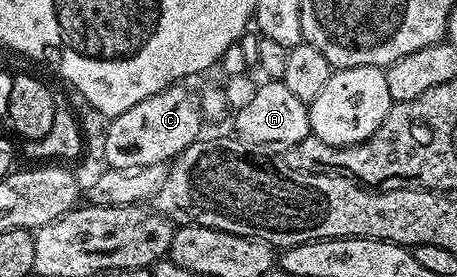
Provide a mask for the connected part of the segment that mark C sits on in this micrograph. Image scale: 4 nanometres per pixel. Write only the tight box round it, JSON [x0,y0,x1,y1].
[103,87,202,168]

